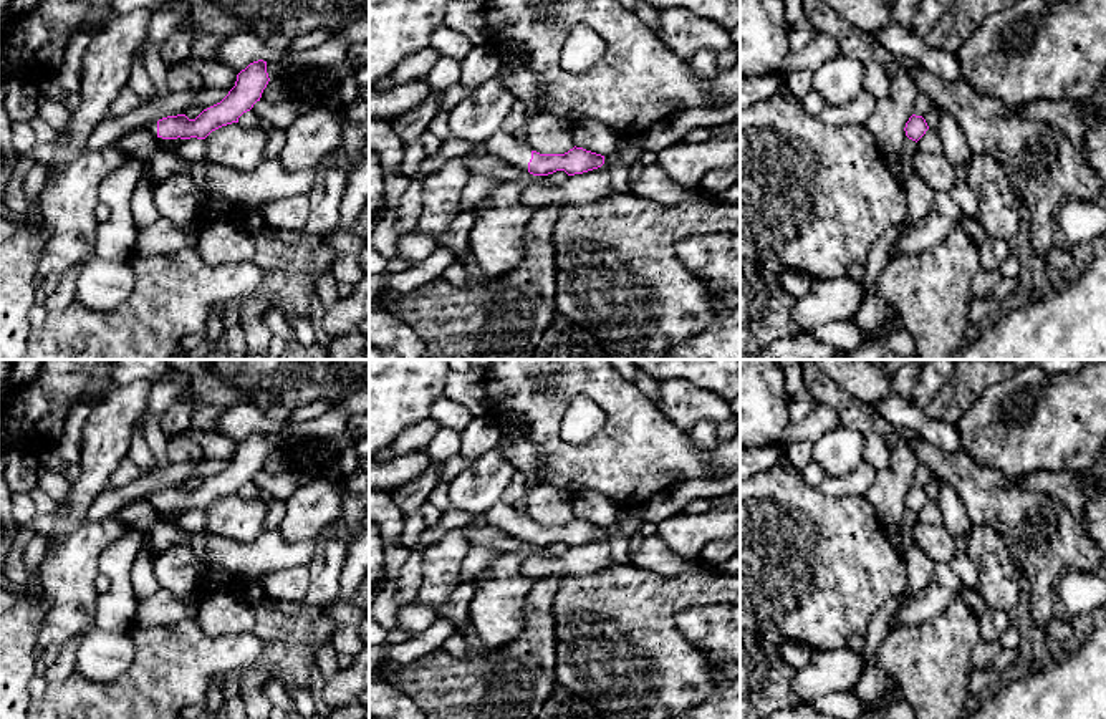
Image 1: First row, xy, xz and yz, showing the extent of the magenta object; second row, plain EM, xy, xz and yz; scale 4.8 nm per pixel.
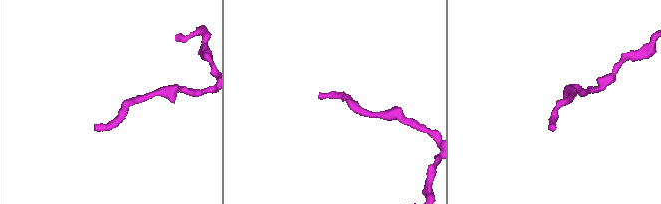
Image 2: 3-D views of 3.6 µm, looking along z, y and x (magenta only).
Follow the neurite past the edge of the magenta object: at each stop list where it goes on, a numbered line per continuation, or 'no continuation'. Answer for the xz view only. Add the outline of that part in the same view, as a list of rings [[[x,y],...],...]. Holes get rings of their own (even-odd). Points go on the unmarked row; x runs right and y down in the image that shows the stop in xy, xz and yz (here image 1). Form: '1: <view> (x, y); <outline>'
1: xz (502, 516); [[[495,502],[483,512],[488,527],[498,528],[508,535],[528,543],[531,519],[527,514],[518,514],[515,504]]]

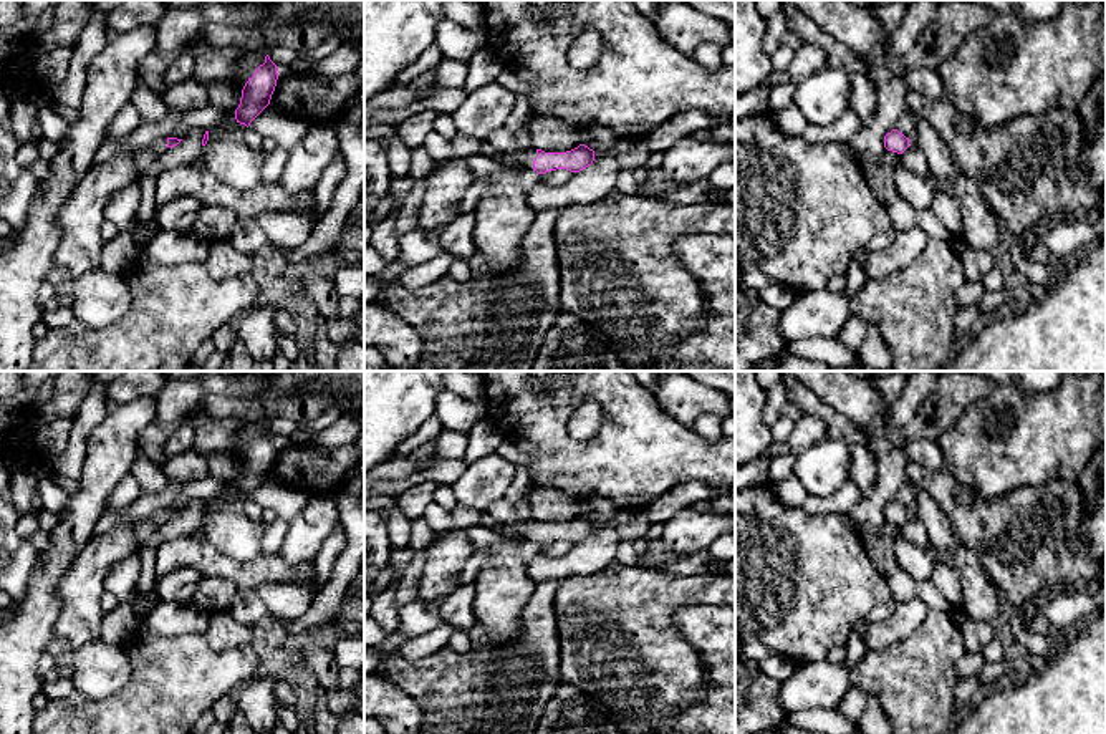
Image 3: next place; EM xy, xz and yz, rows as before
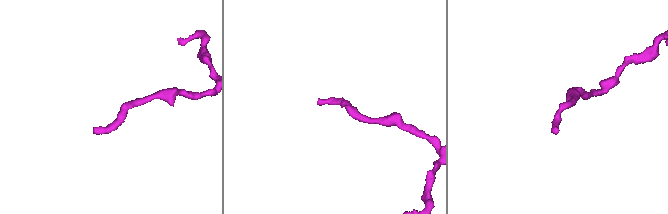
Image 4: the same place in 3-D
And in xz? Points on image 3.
1: xz (505, 512); [[[500,499],[490,504],[485,512],[495,517],[498,522],[513,529],[515,532],[522,534],[527,540],[533,540],[536,520],[535,519],[522,520],[517,515],[517,505],[510,504],[507,499]]]

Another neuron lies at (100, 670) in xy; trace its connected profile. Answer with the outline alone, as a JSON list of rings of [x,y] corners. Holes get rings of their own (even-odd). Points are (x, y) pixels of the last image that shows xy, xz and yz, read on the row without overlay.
[[[96,640],[60,656],[58,671],[70,674],[78,694],[104,699],[114,696],[129,683],[132,663],[124,646]]]

